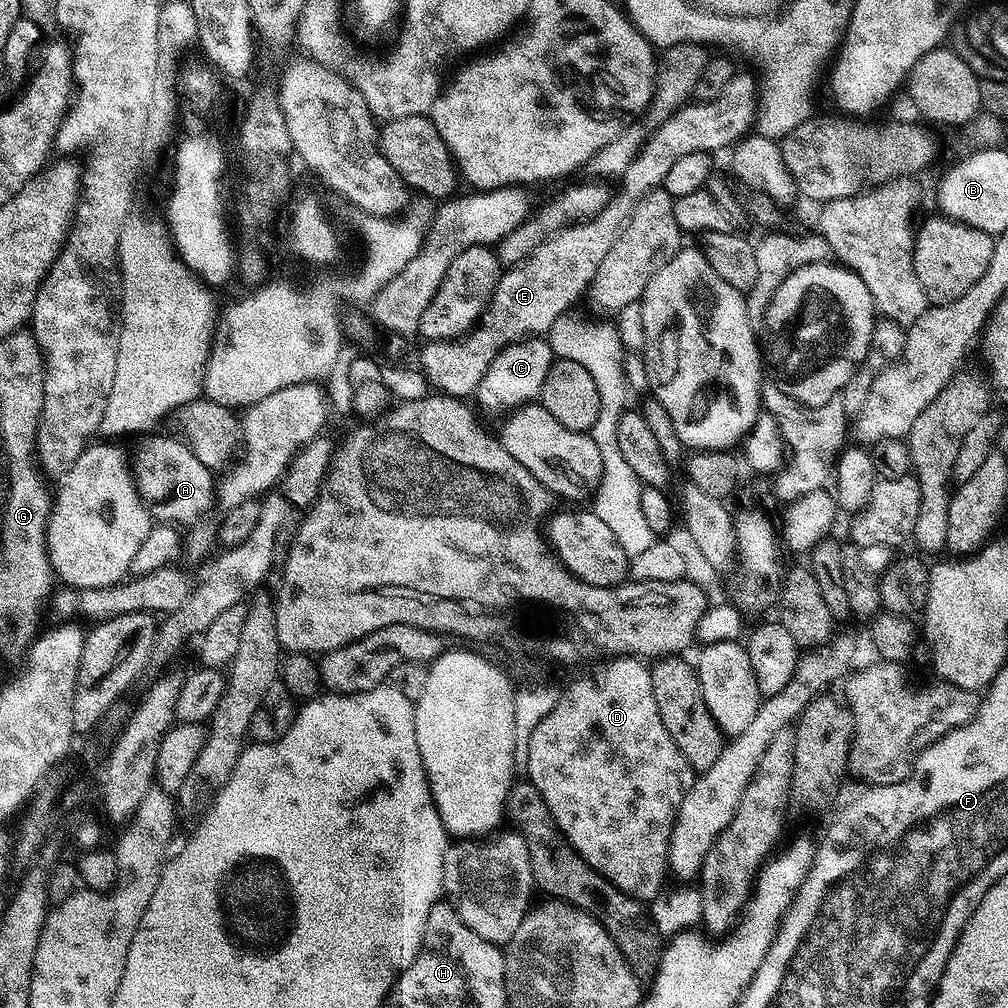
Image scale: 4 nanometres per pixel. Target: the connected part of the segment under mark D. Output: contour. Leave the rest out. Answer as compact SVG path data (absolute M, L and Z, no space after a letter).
M630 656L609 659L601 668L593 670L589 676L580 676L565 692L561 691L556 697L556 704L534 726L534 734L530 734L528 743L528 758L526 761L527 779L531 780L533 786L542 794L542 802L546 802L549 814L554 818L560 835L571 845L576 854L588 864L594 872L609 880L619 892L625 892L641 902L651 902L661 895L660 887L664 884L664 875L670 872L668 864L668 847L670 846L672 827L675 826L677 808L687 794L688 788L694 781L694 771L683 754L674 746L674 738L662 726L662 714L658 714L658 706L654 702L654 690L652 689L652 674L649 665L643 659Z

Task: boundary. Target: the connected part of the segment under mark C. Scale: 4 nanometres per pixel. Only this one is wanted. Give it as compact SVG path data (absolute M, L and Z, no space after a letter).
M529 338L519 340L506 346L490 362L490 370L476 387L475 399L480 399L480 404L488 412L511 413L513 410L523 408L529 402L540 399L540 387L546 382L546 374L550 370L554 353L552 345L544 338Z

